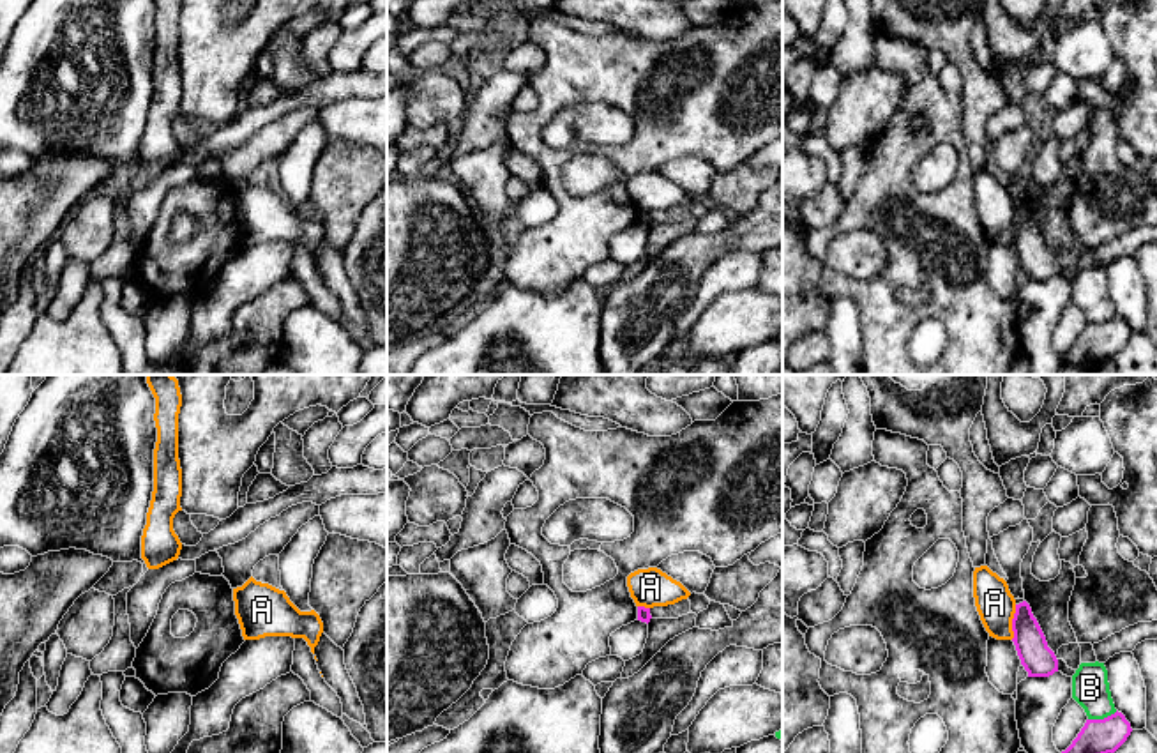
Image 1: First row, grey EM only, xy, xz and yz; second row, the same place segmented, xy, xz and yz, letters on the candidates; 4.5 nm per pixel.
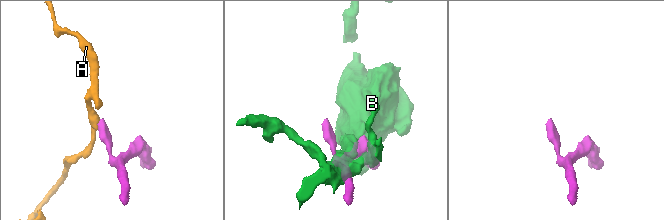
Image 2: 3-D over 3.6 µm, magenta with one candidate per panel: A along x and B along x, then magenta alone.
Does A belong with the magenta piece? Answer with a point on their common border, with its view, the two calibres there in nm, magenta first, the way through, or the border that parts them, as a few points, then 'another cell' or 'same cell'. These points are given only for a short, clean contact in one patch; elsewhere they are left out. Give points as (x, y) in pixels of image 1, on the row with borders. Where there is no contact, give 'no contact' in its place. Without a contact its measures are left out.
meets magenta in yz at (1013, 623); 150 nm thick on the magenta side, 170 nm on the other; border along yz (1016, 605), (1011, 638); another cell

